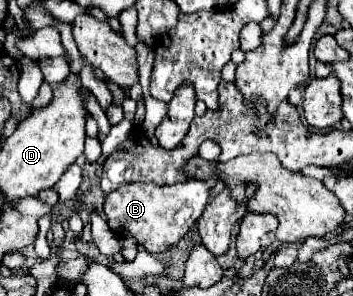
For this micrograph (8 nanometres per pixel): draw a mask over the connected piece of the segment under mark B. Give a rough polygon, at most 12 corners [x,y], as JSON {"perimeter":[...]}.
{"perimeter":[[129,182],[105,196],[117,236],[159,254],[195,226],[209,184]]}

